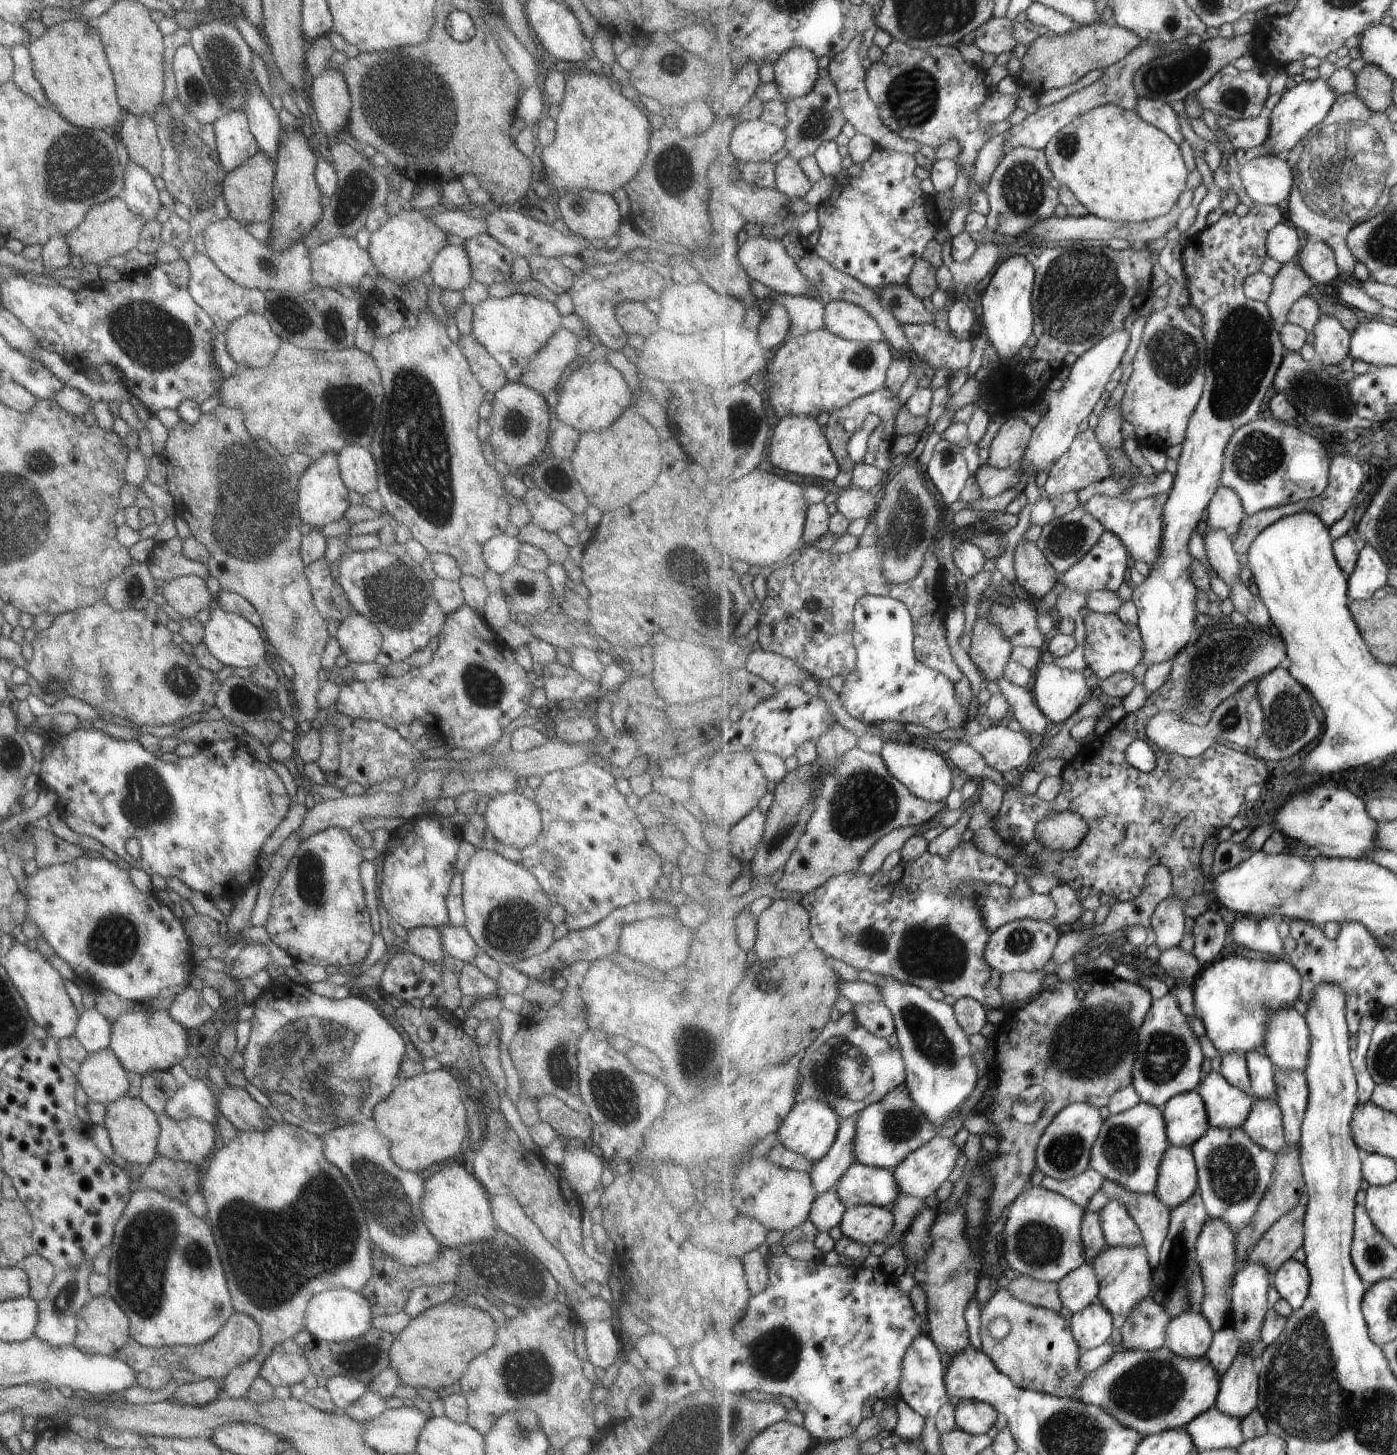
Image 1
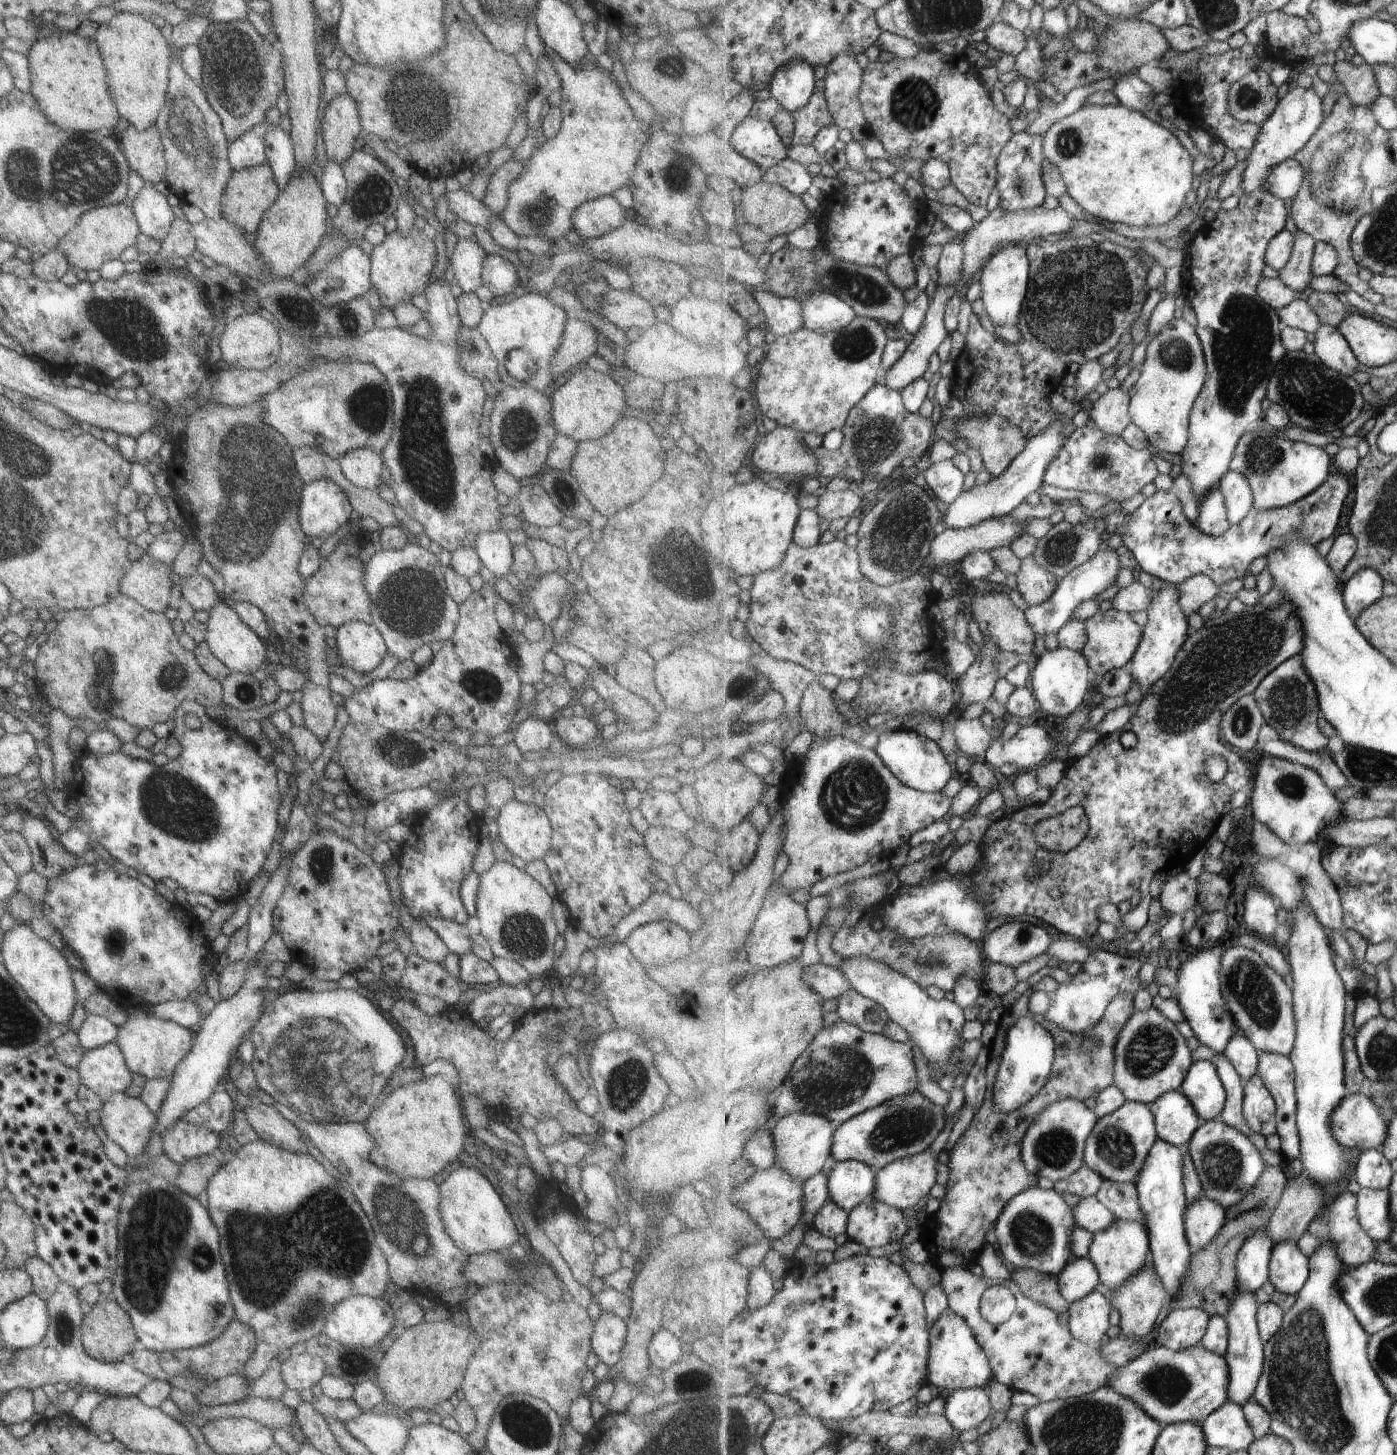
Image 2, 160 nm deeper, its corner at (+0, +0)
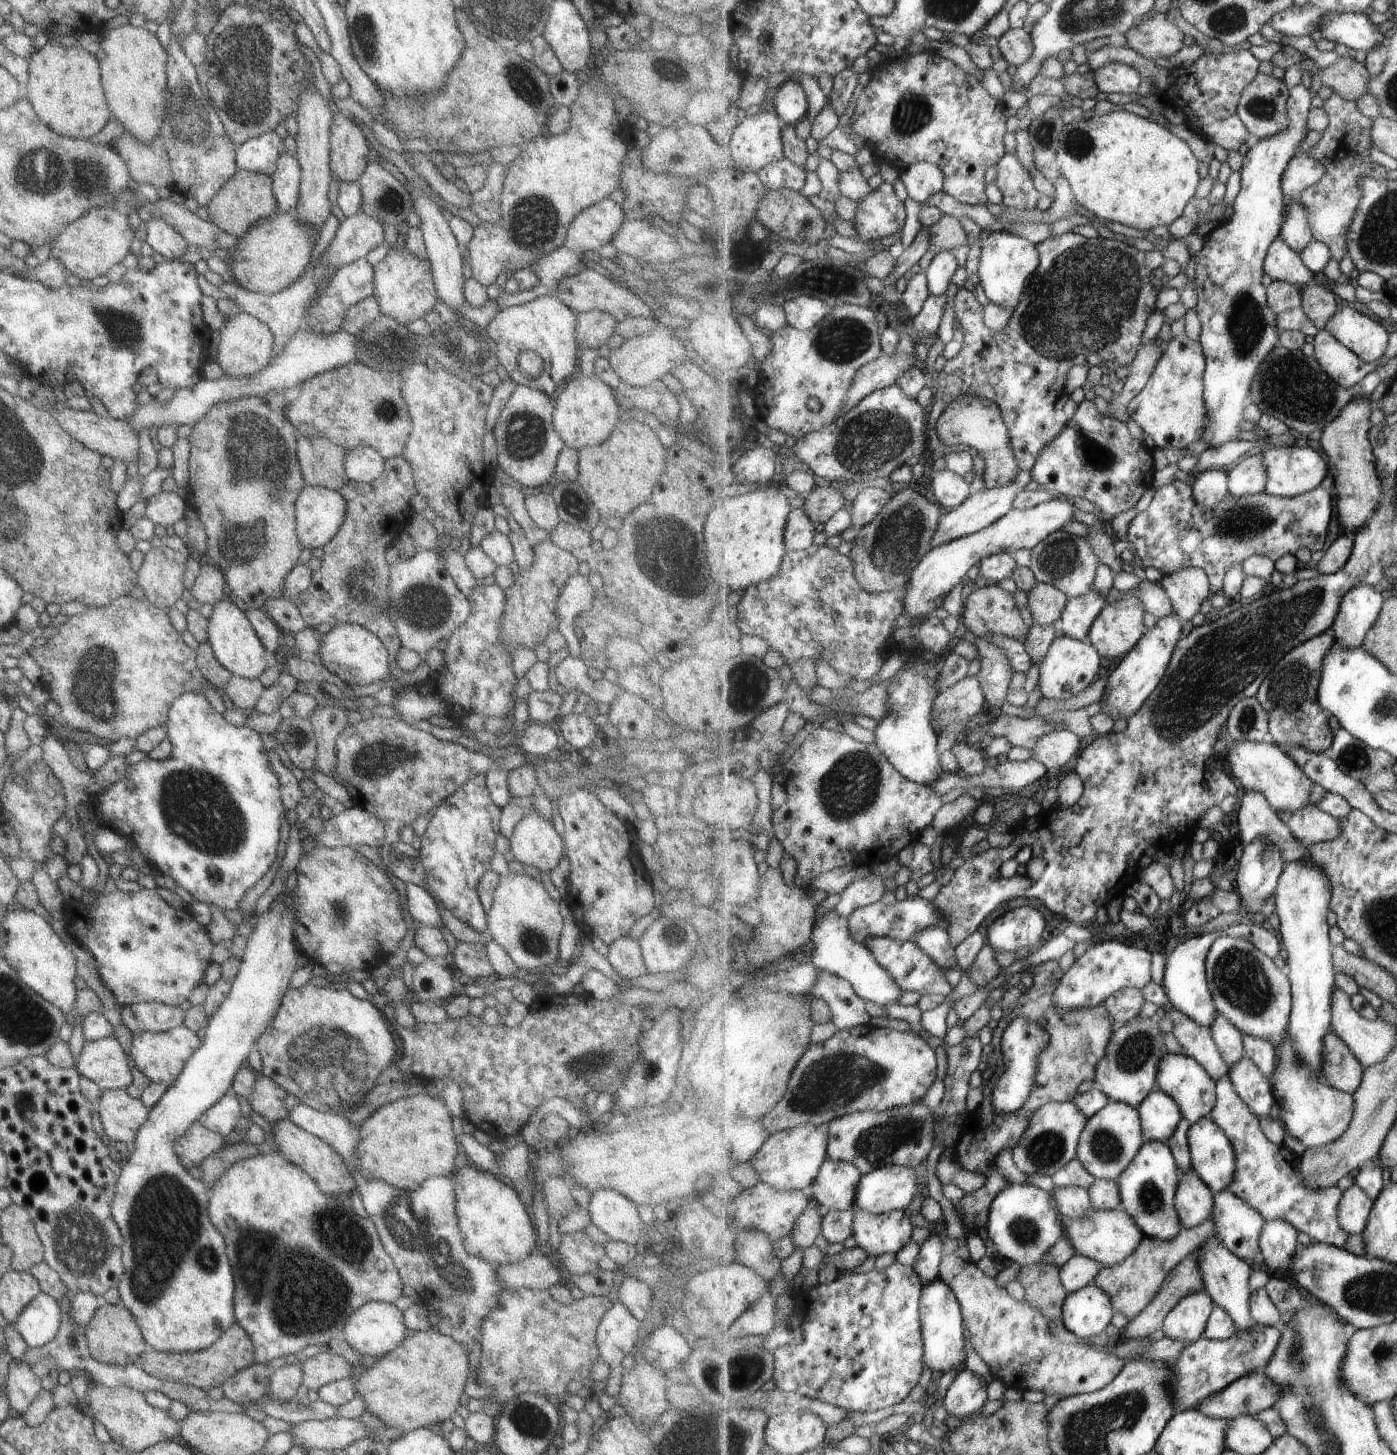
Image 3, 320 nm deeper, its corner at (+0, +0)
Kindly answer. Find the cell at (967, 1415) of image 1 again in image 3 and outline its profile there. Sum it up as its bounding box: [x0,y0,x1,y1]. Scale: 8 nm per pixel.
[943,1369,987,1423]

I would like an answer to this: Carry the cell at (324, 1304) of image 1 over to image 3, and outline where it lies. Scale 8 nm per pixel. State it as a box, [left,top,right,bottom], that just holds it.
[338,1301,405,1358]

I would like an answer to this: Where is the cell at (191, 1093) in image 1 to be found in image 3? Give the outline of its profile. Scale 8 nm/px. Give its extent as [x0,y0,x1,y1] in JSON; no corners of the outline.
[196,1094,239,1137]

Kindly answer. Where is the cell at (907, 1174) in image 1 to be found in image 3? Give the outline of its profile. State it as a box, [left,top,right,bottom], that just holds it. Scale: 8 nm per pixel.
[855,1164,919,1215]

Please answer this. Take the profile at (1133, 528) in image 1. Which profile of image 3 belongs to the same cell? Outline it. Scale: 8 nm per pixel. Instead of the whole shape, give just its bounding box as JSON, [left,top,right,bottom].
[1127,479,1336,594]

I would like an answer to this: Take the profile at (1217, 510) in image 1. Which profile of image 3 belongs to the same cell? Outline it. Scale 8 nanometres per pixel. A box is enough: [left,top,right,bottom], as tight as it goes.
[1228,452,1268,497]

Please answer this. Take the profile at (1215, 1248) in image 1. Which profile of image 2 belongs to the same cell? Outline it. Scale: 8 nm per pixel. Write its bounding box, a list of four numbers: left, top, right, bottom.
[1183,1196,1229,1252]

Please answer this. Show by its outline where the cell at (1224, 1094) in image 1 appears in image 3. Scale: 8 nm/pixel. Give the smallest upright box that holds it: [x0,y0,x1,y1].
[1156,1053,1217,1124]

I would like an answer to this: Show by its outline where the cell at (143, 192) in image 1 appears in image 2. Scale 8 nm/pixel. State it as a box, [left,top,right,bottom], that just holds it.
[124,182,175,241]

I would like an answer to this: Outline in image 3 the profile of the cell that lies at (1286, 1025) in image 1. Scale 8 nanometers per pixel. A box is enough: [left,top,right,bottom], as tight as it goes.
[1206,935,1292,1047]

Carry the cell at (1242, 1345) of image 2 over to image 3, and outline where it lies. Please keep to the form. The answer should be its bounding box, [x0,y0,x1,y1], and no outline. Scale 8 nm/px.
[1197,1235,1254,1331]

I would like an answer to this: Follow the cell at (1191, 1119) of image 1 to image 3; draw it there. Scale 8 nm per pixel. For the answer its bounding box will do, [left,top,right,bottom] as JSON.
[1138,1088,1184,1143]

